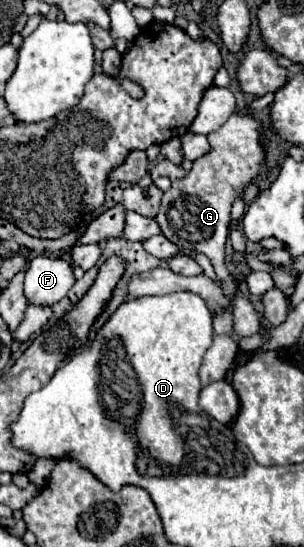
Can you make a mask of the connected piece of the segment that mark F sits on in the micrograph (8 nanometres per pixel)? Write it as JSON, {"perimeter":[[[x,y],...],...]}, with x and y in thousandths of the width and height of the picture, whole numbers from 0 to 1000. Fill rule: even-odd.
{"perimeter":[[[118,468],[86,494],[79,534],[99,556],[184,556],[243,523],[237,483],[204,472]]]}

